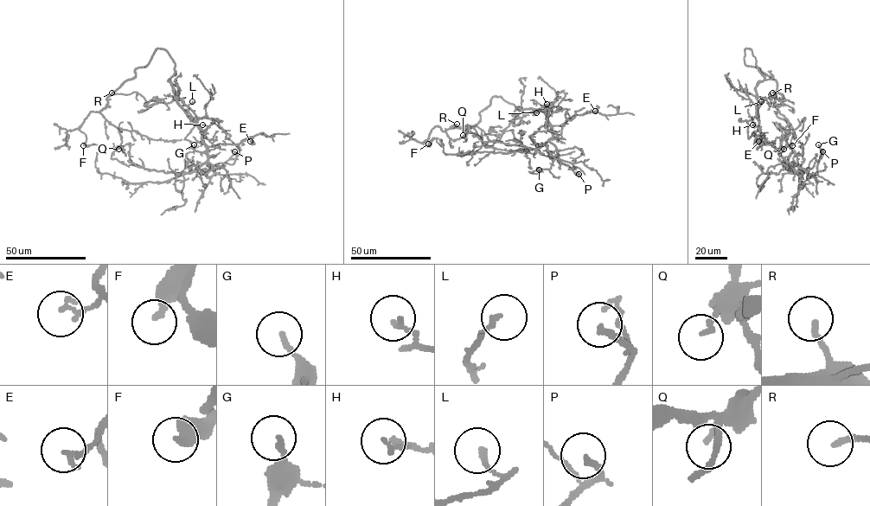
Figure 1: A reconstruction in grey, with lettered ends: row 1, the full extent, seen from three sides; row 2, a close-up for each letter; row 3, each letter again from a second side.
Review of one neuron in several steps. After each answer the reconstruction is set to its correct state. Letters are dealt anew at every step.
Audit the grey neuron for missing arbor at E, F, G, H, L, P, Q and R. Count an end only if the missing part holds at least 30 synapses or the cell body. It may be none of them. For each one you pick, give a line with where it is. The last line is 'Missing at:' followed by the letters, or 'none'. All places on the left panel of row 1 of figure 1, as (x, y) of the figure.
H: place (202, 124)
R: place (111, 92)
Missing at: H, R

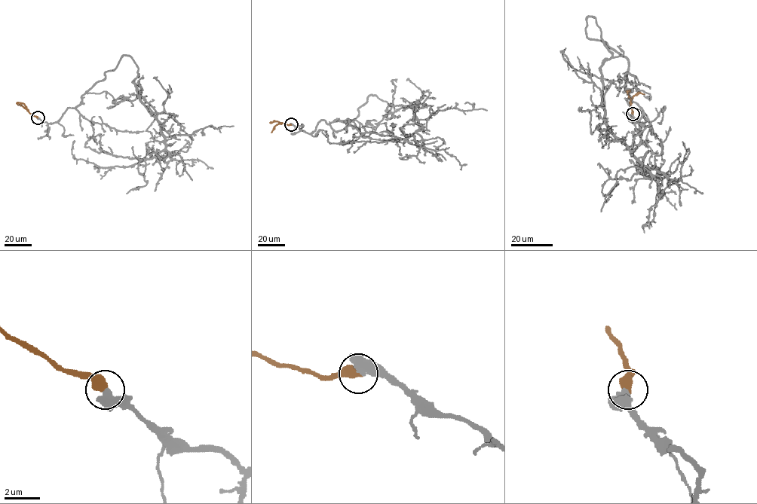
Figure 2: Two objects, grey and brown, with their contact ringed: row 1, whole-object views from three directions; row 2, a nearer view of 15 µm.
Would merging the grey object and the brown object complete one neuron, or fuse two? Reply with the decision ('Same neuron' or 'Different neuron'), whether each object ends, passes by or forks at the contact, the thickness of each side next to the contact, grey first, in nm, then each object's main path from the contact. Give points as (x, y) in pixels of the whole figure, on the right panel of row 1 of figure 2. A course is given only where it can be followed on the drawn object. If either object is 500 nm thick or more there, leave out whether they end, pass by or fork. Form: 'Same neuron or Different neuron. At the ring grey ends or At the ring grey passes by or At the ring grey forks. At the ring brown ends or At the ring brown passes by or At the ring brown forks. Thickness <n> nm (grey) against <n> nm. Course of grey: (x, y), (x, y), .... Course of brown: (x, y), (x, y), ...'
Same neuron. Thickness 400 nm (grey) against 550 nm. Course of grey: (632, 114), (628, 60), (588, 16), (611, 56), (605, 122), (658, 191), (651, 151). Course of brown: (632, 114), (627, 92), (629, 91)

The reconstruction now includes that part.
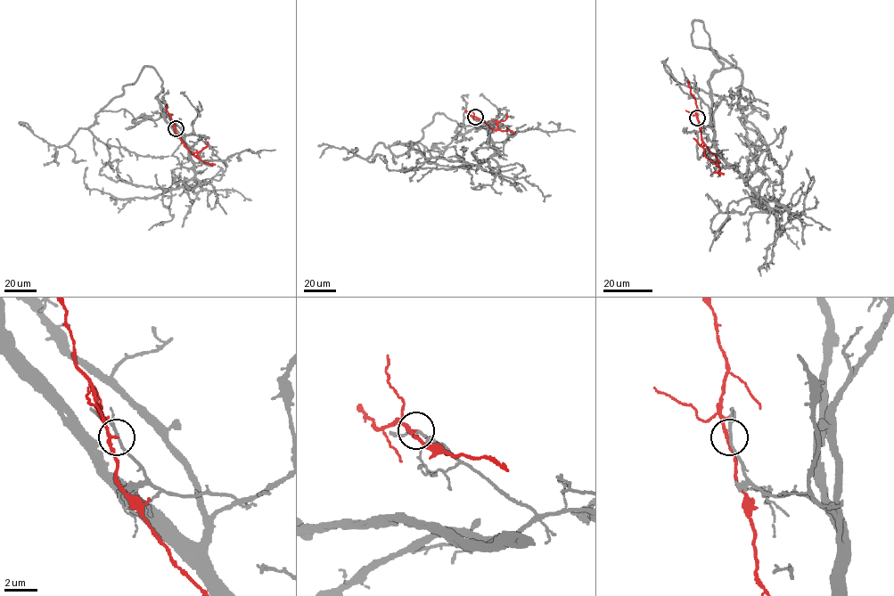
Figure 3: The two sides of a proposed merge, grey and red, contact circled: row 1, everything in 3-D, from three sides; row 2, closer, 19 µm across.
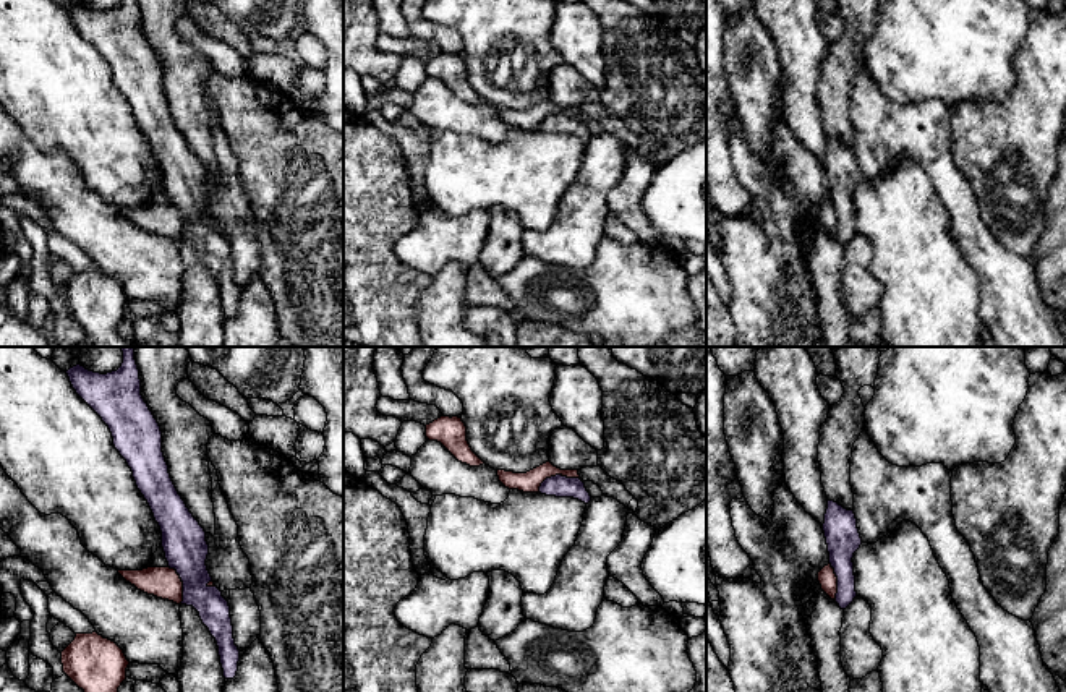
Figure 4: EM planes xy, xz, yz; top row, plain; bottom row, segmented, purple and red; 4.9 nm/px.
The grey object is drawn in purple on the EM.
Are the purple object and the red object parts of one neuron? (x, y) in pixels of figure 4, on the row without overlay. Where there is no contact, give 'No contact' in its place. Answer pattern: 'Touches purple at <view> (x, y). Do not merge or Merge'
Touches purple at xz (556, 112). Do not merge

